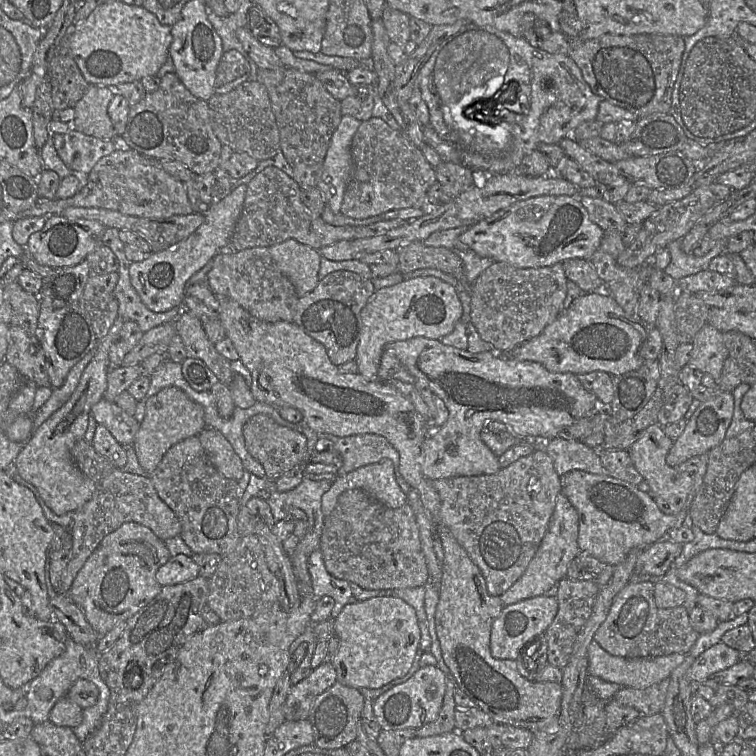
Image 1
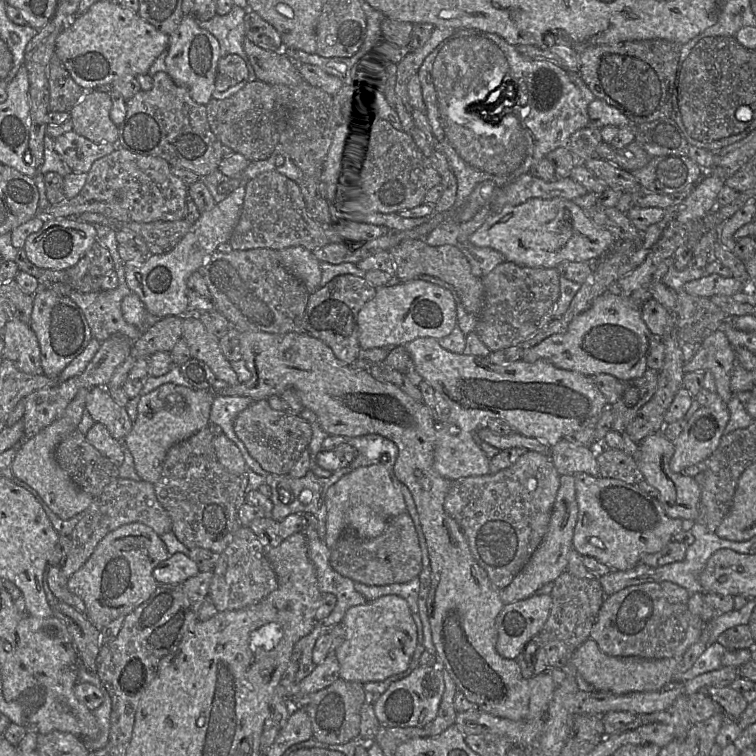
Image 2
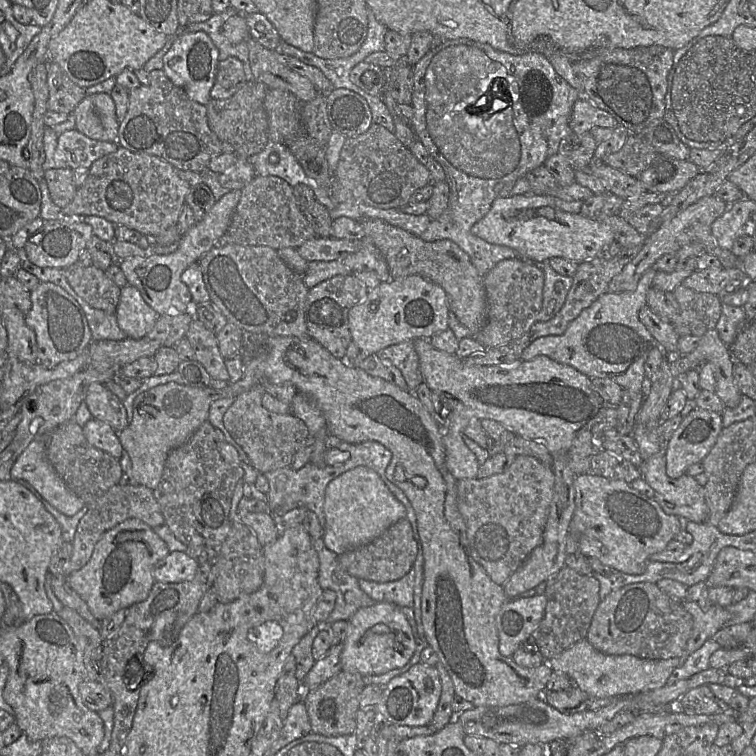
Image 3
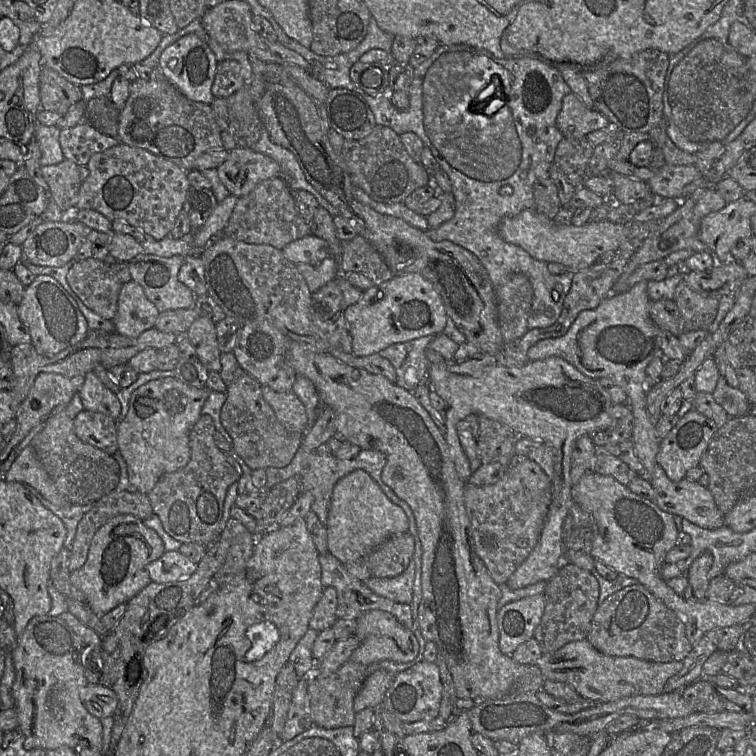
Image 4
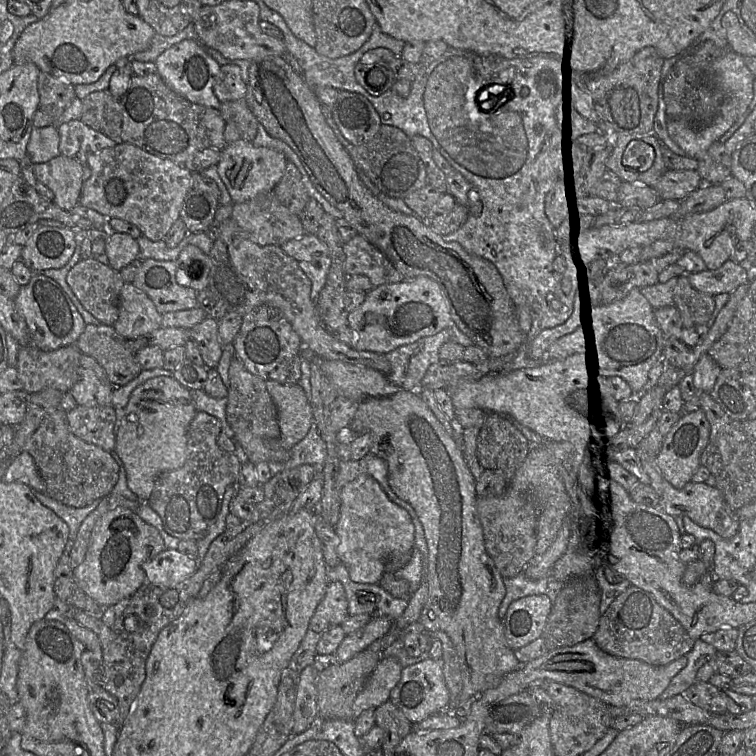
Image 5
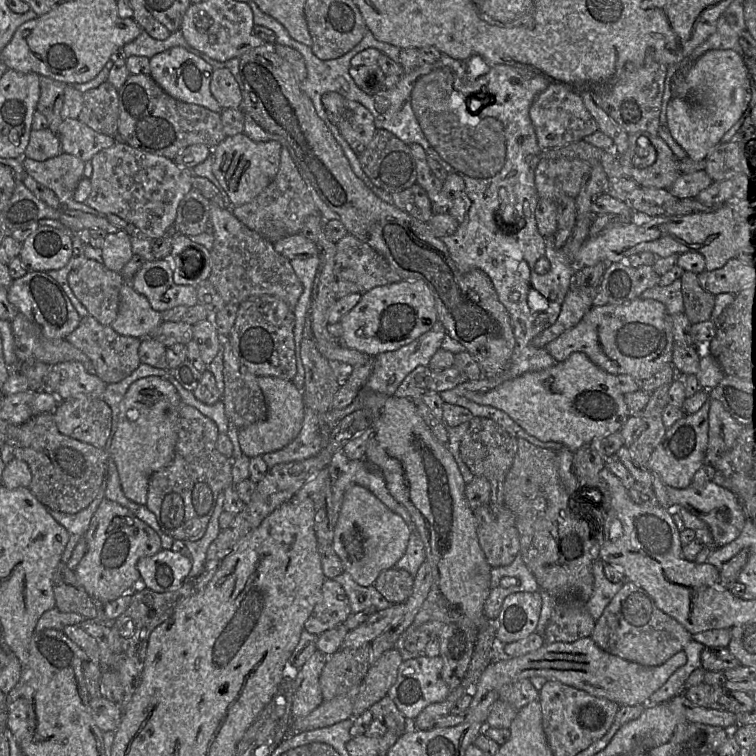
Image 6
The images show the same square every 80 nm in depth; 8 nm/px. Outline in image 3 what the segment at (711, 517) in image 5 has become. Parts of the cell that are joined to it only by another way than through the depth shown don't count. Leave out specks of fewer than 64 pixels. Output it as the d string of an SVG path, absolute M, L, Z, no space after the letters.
M665 447L644 460L638 468L655 491L653 499L665 513L683 516L692 522L706 522L708 506L704 487L687 474L675 479L667 475Z

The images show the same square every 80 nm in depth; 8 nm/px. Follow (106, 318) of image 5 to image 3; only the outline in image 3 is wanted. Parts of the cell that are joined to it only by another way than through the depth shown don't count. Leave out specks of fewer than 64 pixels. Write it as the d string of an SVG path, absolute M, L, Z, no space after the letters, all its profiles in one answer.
M75 263L63 269L63 274L72 289L90 306L116 314L121 288L105 271L94 265L83 267Z

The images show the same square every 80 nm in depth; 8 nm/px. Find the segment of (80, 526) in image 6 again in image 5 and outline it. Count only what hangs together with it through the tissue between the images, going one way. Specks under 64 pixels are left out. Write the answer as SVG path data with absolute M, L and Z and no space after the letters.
M32 488L31 490L45 507L51 509L67 524L69 528L69 535L65 545L64 553L70 553L75 543L80 525L84 519L97 508L101 499L95 500L88 506L82 508L74 508L59 503L58 501L50 498L46 493L40 493Z

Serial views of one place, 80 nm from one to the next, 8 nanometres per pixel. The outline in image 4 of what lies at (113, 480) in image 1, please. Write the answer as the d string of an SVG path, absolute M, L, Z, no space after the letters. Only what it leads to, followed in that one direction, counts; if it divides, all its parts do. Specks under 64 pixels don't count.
M116 491L103 496L80 520L72 545L69 570L81 568L87 558L91 541L97 530L115 516L130 514L141 520L154 512L147 494L139 491Z

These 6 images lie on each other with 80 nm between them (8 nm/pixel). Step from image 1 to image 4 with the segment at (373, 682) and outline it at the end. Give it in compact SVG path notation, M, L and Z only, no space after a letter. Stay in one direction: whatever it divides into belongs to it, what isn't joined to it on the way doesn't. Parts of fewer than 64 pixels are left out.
M378 609L370 610L357 619L354 635L360 643L350 660L365 666L384 660L398 663L409 662L417 656L420 648L411 630L398 622L392 614Z

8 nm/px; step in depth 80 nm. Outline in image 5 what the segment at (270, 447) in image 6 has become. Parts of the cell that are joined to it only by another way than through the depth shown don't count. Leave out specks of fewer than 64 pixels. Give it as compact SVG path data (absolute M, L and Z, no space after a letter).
M265 380L265 388L277 411L281 447L290 450L308 433L312 410L305 392L298 384Z

